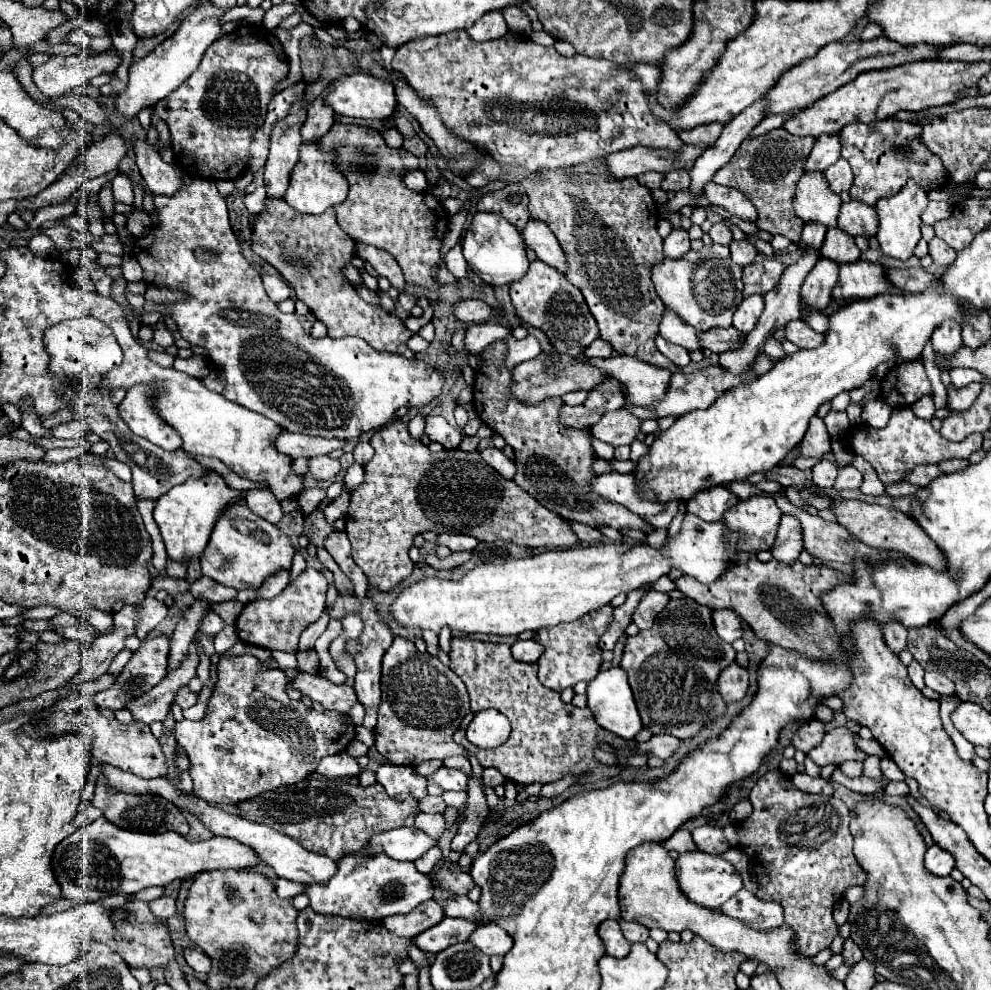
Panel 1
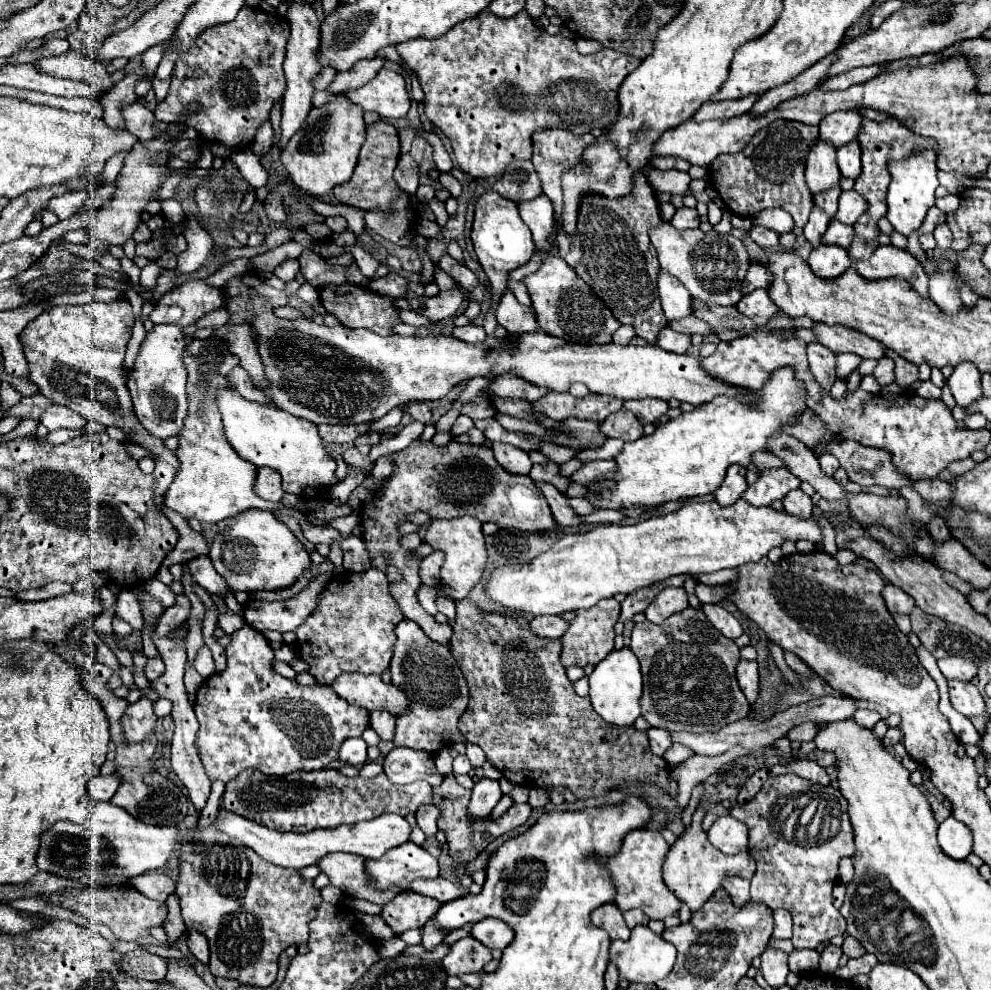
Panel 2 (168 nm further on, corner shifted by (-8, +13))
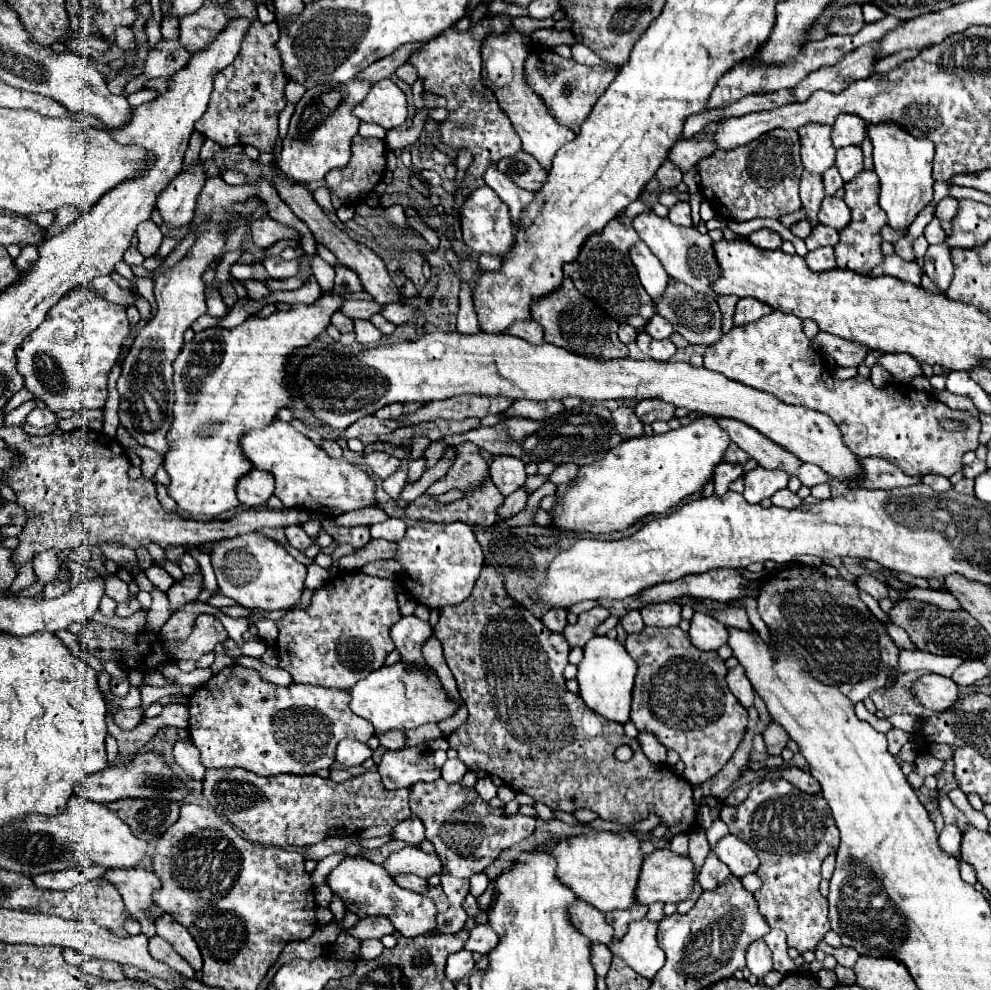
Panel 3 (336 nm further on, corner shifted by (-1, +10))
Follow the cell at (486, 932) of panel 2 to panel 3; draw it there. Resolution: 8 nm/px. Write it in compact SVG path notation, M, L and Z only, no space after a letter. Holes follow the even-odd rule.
M486 923L486 925L478 925L476 929L472 929L470 939L466 941L464 949L466 949L466 951L472 951L472 953L476 951L476 953L488 955L496 945L498 945L498 935L496 935L494 929Z

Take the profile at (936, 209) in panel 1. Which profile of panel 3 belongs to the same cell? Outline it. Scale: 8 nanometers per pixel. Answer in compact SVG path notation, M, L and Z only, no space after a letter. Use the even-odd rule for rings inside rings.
M946 197L946 199L942 199L942 201L938 203L934 215L936 215L940 221L952 221L956 211L958 211L958 201L952 199L952 197Z

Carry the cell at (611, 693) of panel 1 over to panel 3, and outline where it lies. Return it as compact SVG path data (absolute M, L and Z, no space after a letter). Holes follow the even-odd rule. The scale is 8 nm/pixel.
M592 637L584 647L584 657L578 663L578 683L580 683L580 697L584 703L598 715L608 721L626 723L630 719L630 701L632 701L632 687L636 677L636 661L628 655L624 645L616 639L608 637Z

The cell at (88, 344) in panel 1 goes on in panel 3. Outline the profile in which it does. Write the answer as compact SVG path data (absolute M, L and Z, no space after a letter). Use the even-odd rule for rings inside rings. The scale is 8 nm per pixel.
M88 285L70 291L48 311L44 323L36 331L32 331L16 351L18 371L24 375L26 389L32 391L36 399L42 399L50 411L82 411L104 407L108 397L108 375L120 355L120 347L128 331L130 323L126 317L126 309L122 305L108 303L104 297L98 297Z

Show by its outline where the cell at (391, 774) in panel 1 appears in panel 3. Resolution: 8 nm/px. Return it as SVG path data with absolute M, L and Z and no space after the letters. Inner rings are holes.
M426 745L386 751L378 773L386 789L412 787L418 781L434 781L440 777L440 769L434 765L434 751Z

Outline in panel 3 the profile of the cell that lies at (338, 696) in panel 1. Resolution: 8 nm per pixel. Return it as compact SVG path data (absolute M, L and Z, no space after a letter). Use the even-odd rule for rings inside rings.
M404 661L394 665L384 665L378 671L370 673L366 679L358 681L352 689L352 703L350 709L358 715L368 719L376 735L382 735L392 729L416 729L426 723L440 723L458 711L458 705L452 703L452 697L444 691L440 679L436 677L434 669L430 667L410 667Z

